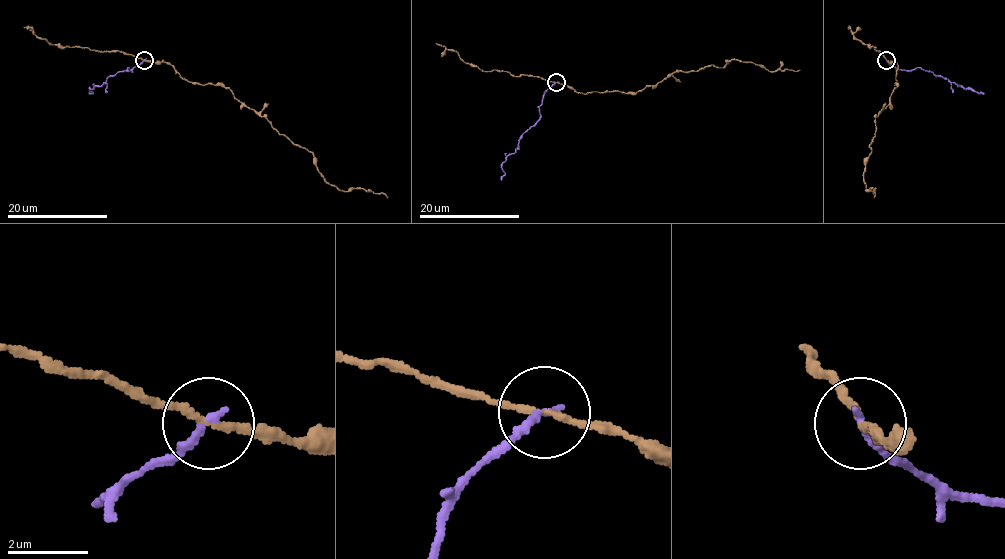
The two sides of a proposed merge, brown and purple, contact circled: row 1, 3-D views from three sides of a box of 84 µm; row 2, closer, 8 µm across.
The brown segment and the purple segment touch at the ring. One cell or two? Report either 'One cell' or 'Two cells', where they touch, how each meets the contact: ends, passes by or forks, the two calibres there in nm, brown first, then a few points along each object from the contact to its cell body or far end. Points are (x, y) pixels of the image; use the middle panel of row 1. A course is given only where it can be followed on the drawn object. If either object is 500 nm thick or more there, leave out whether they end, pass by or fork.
Two cells. Place: (556, 82). At the ring brown passes by. At the ring purple ends. Thickness 150 nm (brown) against 200 nm. Course of brown: (556, 82), (581, 93), (635, 93), (676, 70), (721, 68), (729, 60), (762, 64), (769, 70), (799, 69). Course of purple: (556, 82), (544, 96), (539, 119), (502, 163), (505, 174), (501, 179)

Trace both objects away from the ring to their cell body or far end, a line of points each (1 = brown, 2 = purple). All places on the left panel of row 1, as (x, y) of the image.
1: (144, 60), (169, 64), (189, 81), (223, 85), (306, 148), (326, 181), (344, 191), (357, 189), (387, 198)
2: (144, 60), (132, 70), (127, 70), (128, 67), (110, 76), (90, 89), (93, 92), (89, 94)

